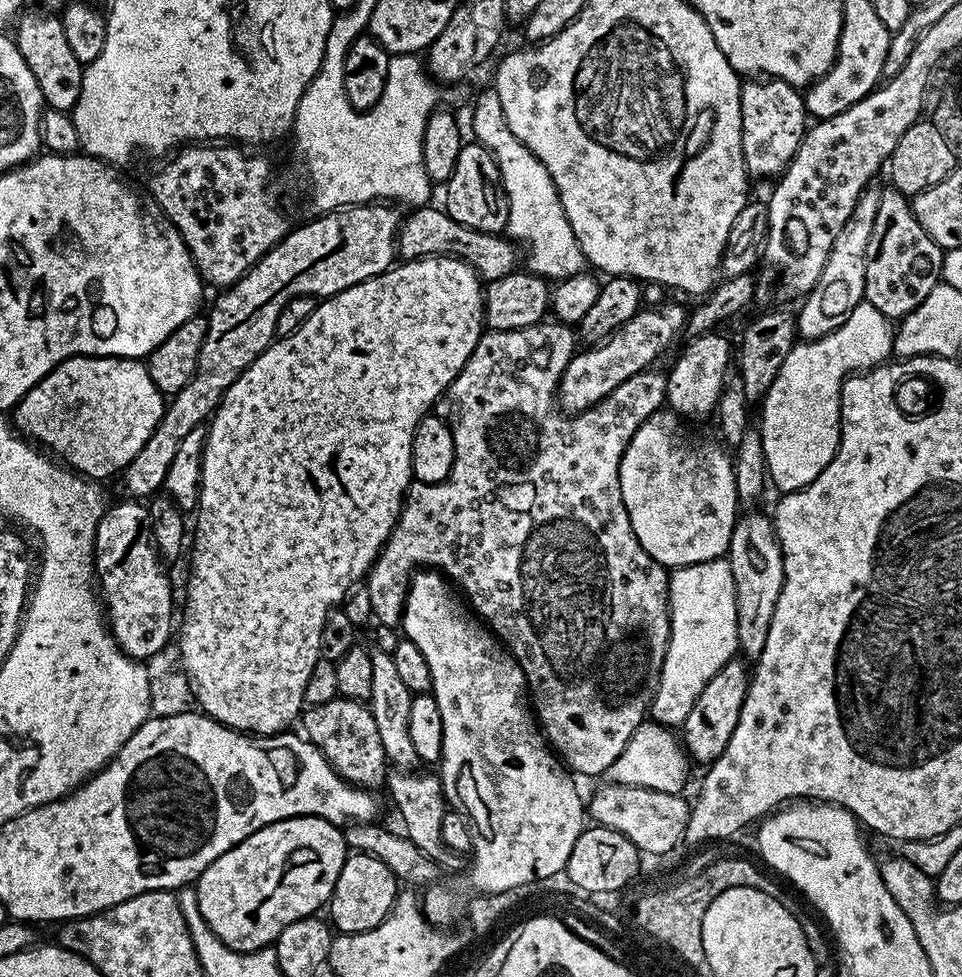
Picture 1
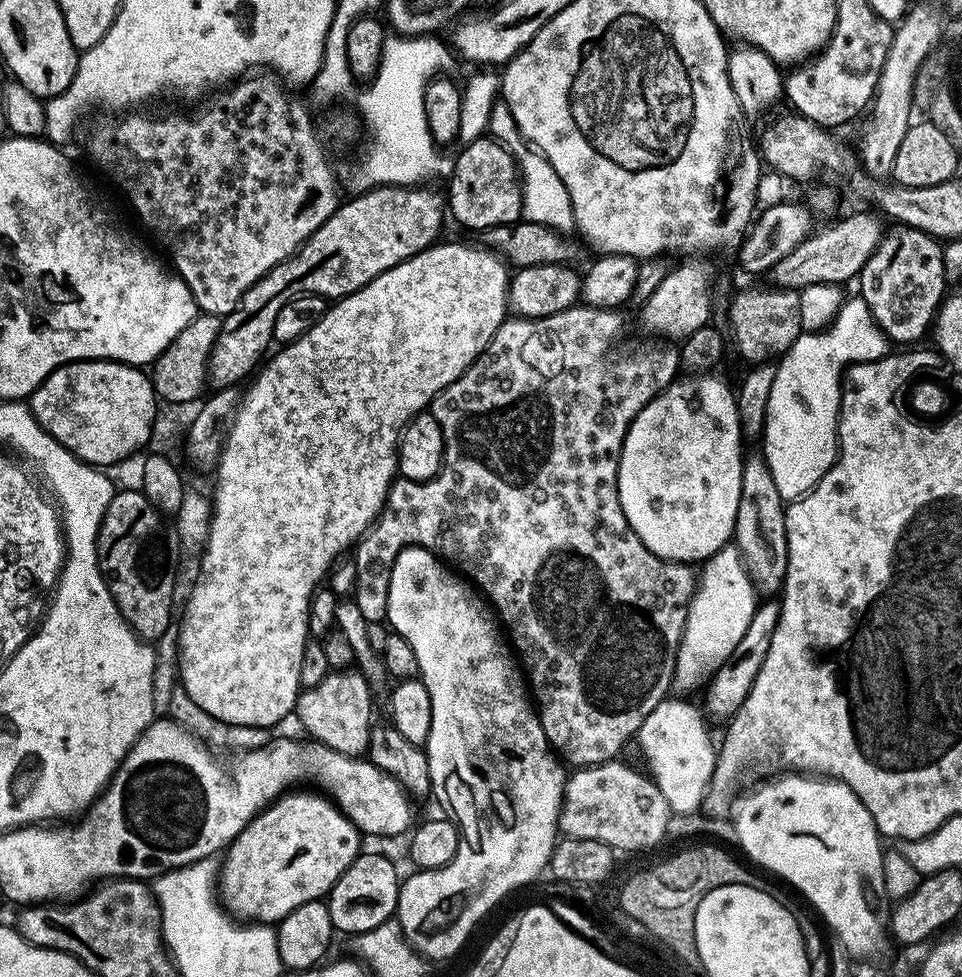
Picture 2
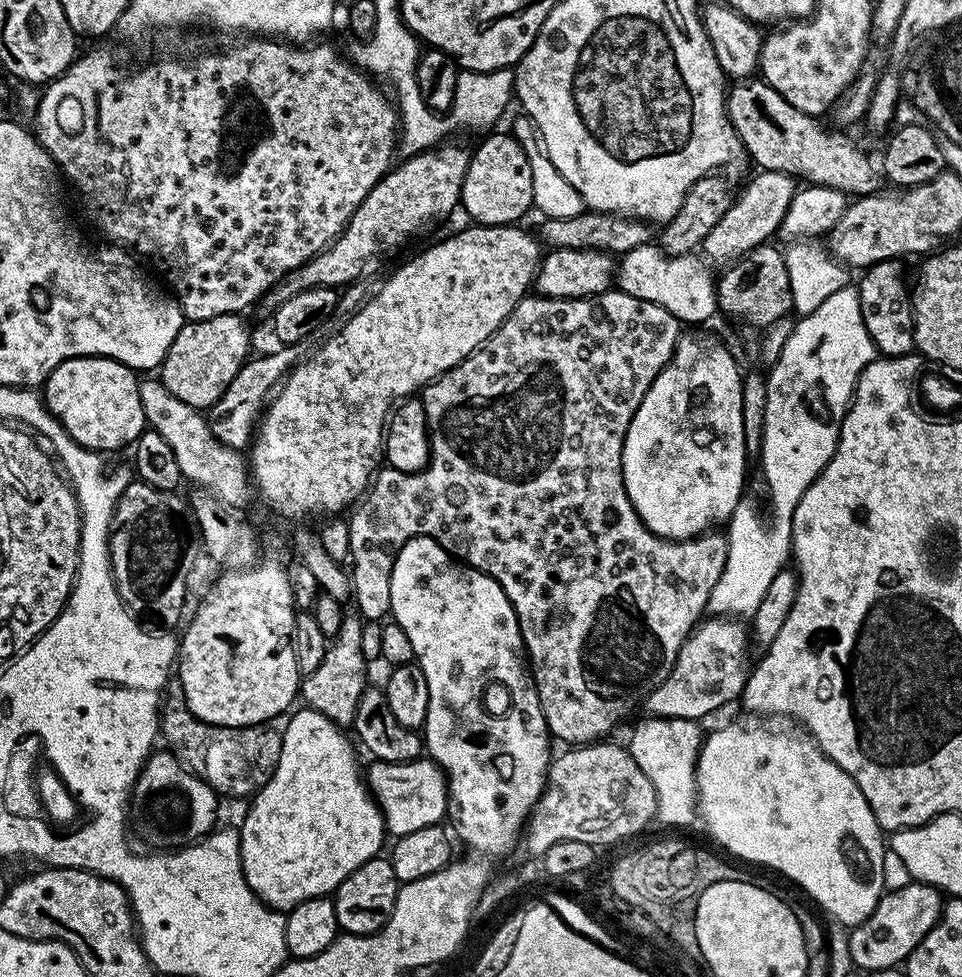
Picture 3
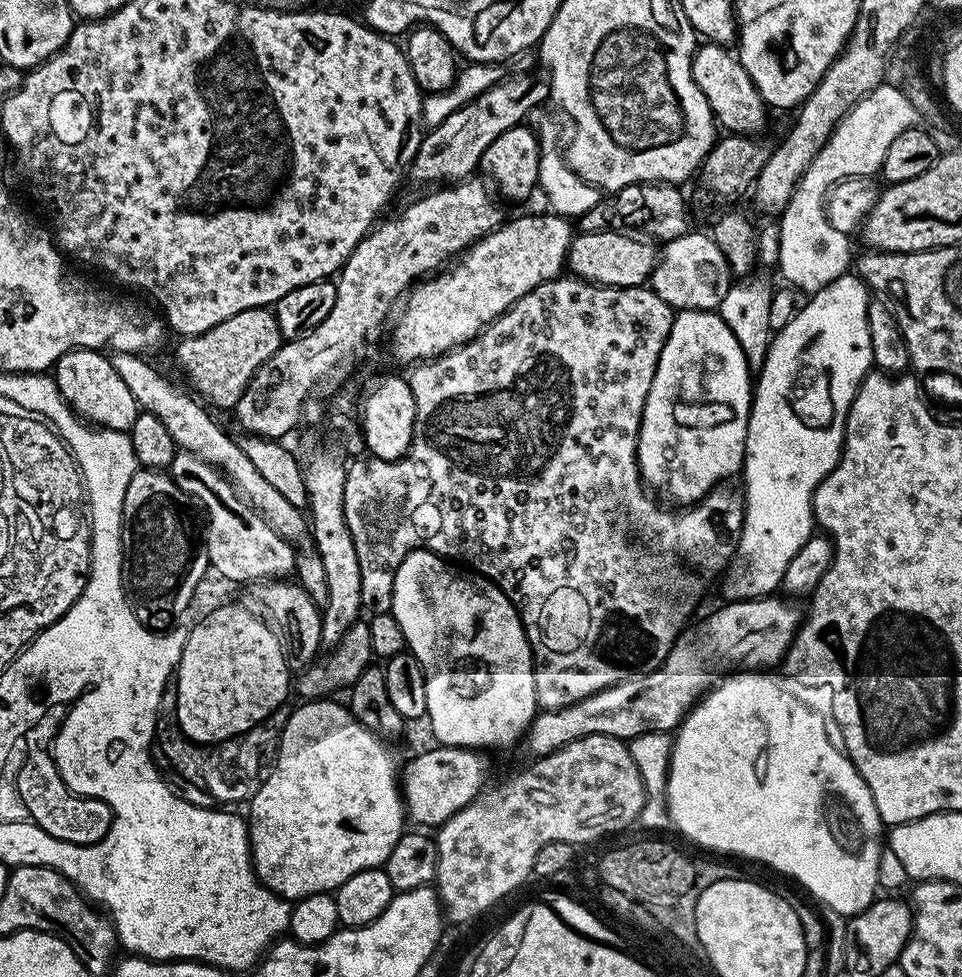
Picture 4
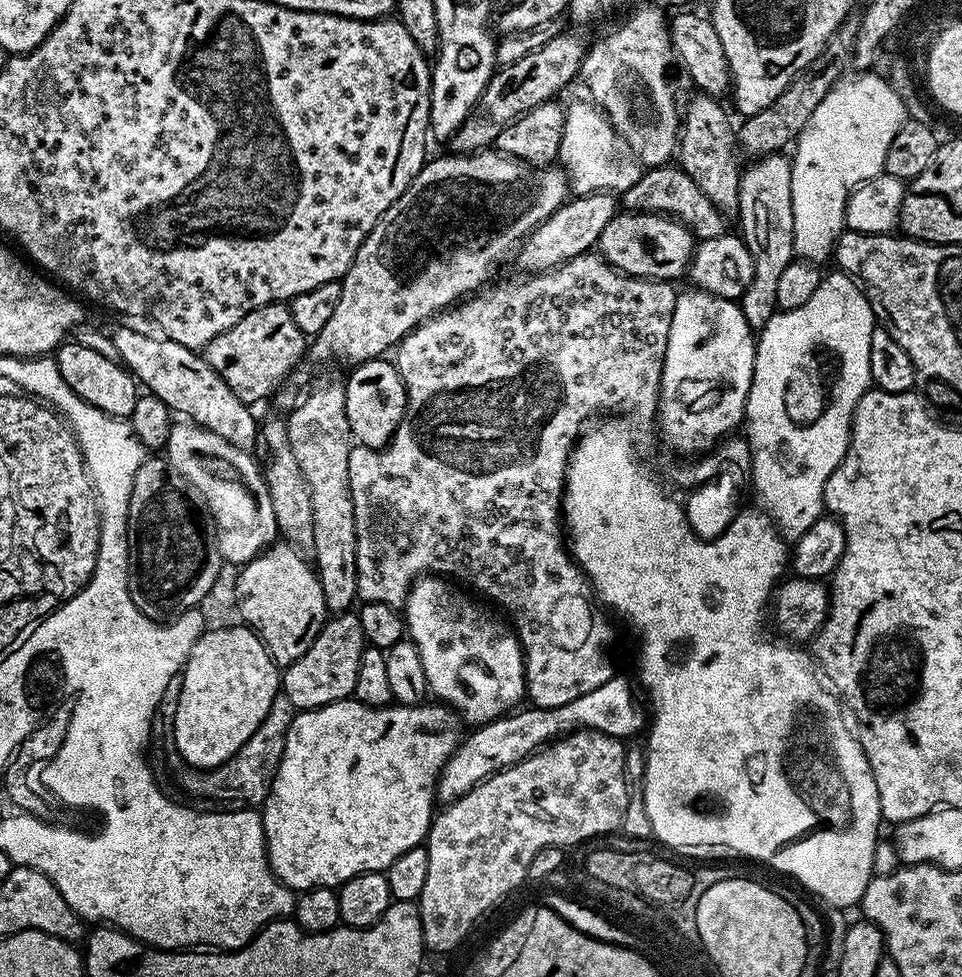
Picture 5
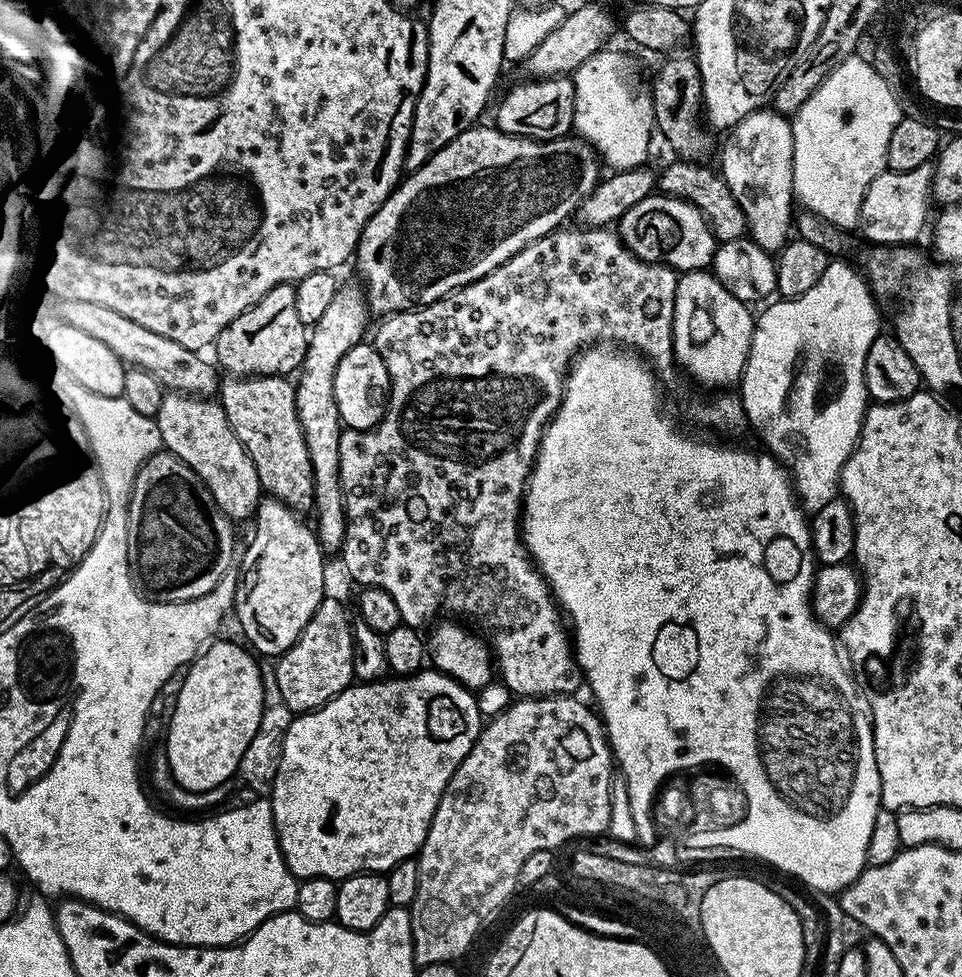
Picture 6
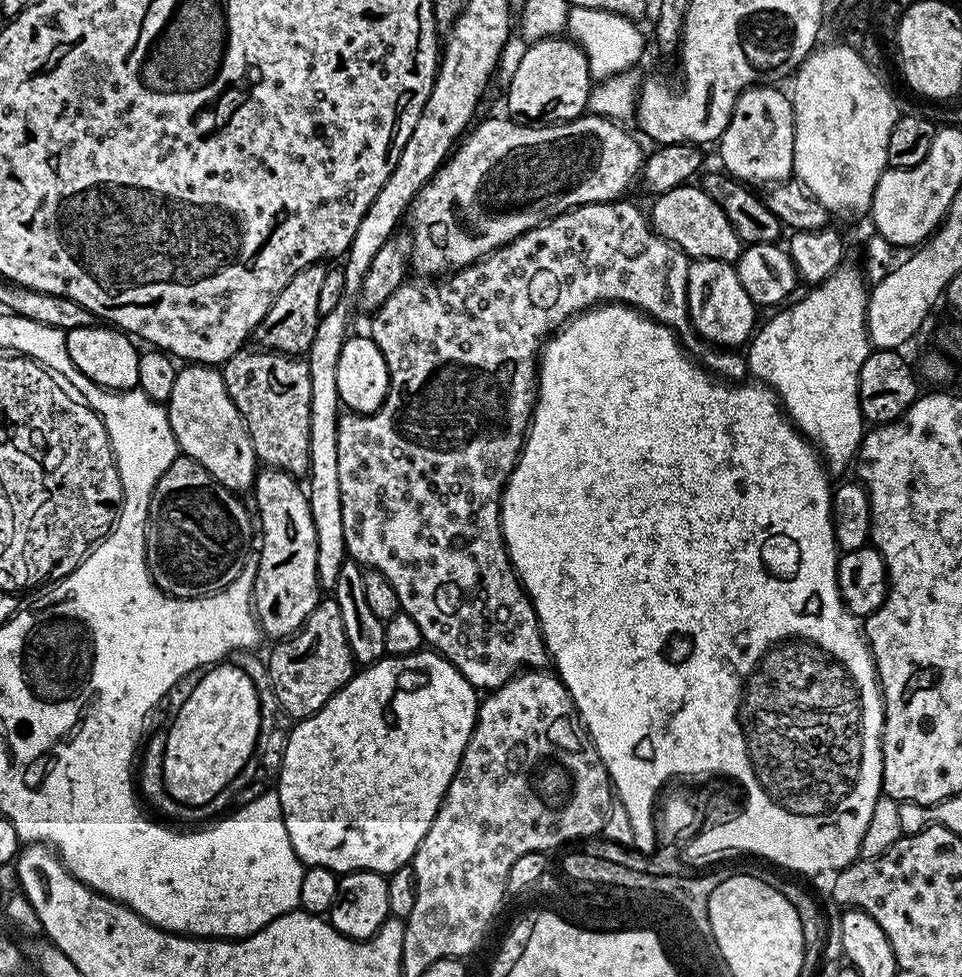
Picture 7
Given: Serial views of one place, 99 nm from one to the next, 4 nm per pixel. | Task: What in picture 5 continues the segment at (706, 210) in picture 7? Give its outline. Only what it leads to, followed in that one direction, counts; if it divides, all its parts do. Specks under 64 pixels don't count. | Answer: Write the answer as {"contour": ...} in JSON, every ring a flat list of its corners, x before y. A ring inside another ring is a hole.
{"contour":[[625,211,623,214,618,214,609,222,606,230,602,230,598,241,599,255,603,256,611,268,616,268,627,276,640,276,643,280,676,282,679,276,683,277,687,273,688,265,692,263,693,251,694,237,690,229,673,217,654,212]]}

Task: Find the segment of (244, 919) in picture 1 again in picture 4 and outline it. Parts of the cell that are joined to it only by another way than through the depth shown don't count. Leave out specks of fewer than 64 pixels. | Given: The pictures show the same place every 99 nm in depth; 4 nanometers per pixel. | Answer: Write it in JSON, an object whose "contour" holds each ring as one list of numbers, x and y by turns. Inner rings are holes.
{"contour":[[309,699,300,704,301,708,292,708,280,735,272,776,252,795,252,809,246,812,256,877,289,902,319,892,331,893,346,878,367,868,381,867,394,842,406,831,404,797,398,779,402,760,384,745,387,743,381,737,362,726,343,703,335,704,332,700]]}

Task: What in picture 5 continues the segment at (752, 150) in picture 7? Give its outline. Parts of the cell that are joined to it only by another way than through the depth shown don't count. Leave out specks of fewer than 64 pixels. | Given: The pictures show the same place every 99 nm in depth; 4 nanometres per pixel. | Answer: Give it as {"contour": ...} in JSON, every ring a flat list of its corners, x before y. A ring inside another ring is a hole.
{"contour":[[773,154,759,157,740,174,739,235,750,250,754,264,752,281,746,286,738,303,749,327,759,330,770,322,777,311,776,291,782,270,792,263,792,199,790,198,790,174,792,166,787,155]]}

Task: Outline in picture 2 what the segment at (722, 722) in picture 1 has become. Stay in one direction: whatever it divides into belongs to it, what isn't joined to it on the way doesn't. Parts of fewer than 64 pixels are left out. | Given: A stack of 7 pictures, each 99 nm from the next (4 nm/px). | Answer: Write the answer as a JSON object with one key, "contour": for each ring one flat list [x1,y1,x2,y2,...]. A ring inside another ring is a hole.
{"contour":[[764,598,757,603,754,618,750,618,750,626,746,626,746,634,742,634,738,646,734,646,730,658,726,658,726,662,722,662,714,669,703,689,705,692,702,704,709,717,717,716,721,722,727,722,740,709,742,702,746,702,746,694,750,694,750,686,754,686,754,678,758,678,758,670,762,670,762,662,766,662,766,653,770,651,770,638,774,638,779,617,779,599]]}

